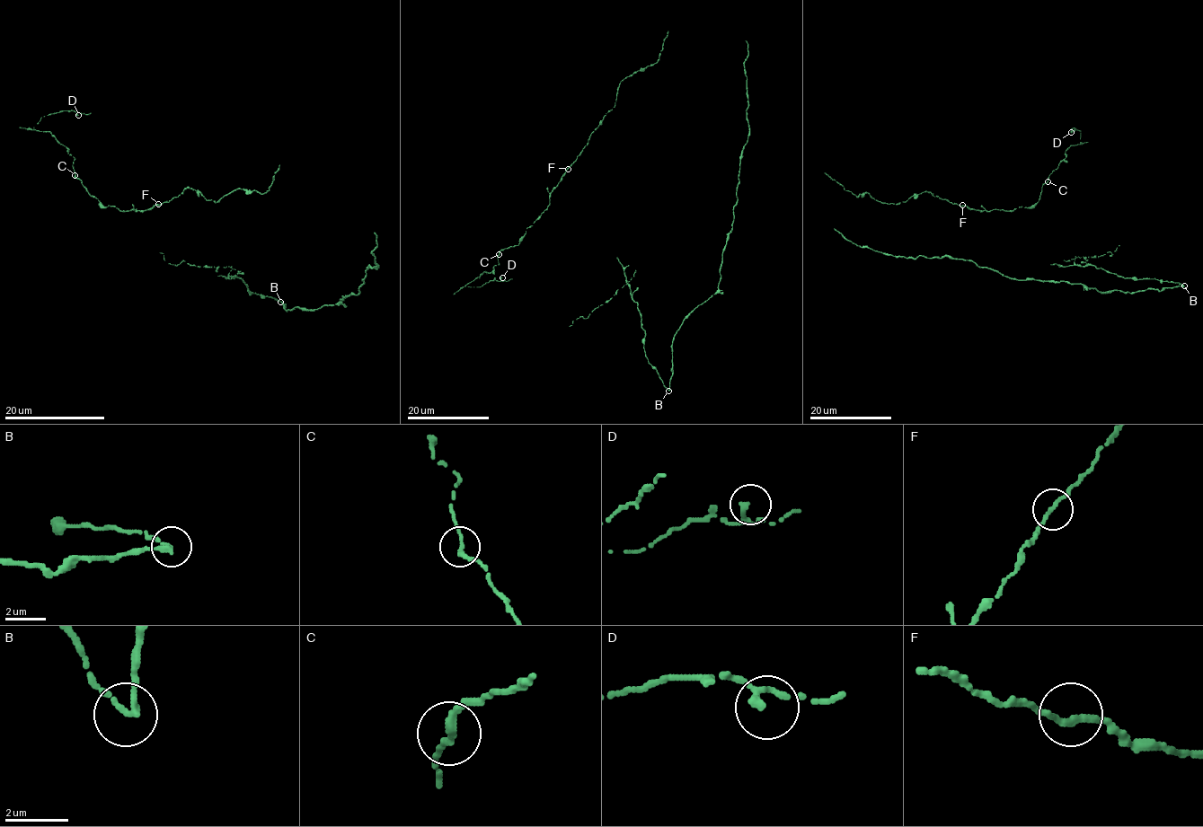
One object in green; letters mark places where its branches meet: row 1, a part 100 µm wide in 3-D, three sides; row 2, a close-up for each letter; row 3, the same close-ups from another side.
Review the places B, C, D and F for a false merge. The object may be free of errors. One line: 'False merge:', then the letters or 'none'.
False merge: B

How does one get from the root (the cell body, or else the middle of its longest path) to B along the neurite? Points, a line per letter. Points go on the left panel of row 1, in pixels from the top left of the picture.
B: (364, 278), (358, 294), (343, 296), (334, 304), (286, 310), (280, 301)

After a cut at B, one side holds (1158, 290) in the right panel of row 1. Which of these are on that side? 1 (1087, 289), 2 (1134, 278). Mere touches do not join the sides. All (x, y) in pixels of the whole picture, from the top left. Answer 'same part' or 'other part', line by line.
1: same part
2: other part

